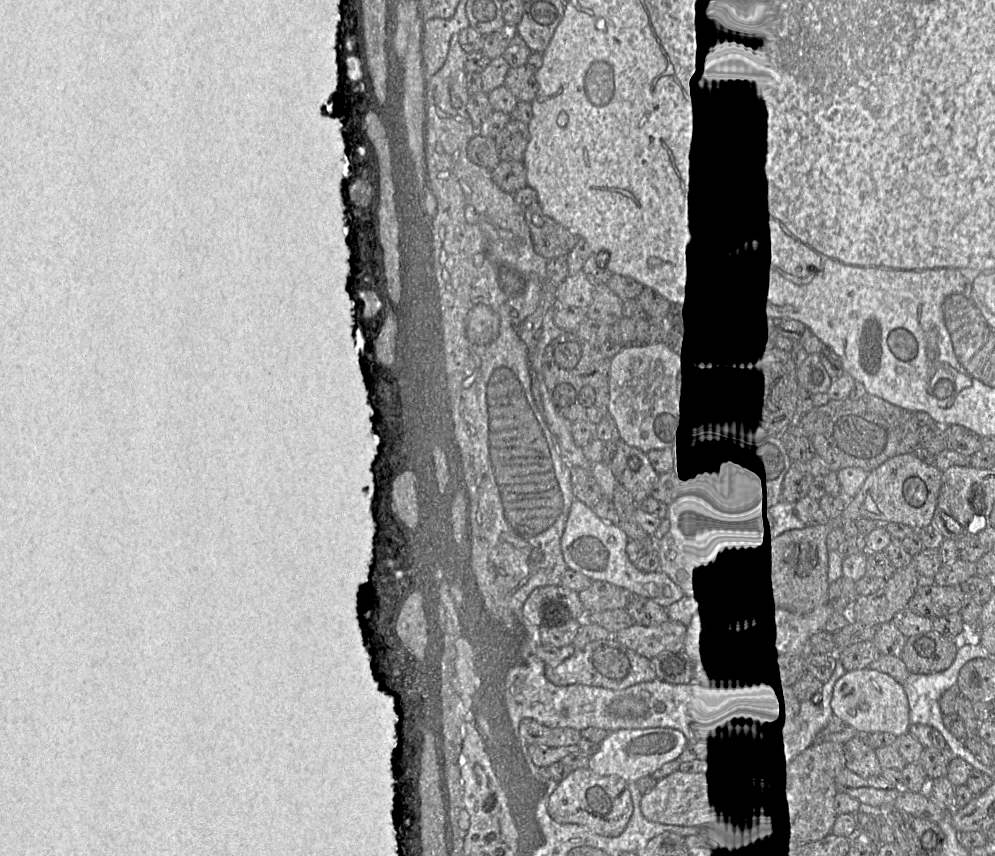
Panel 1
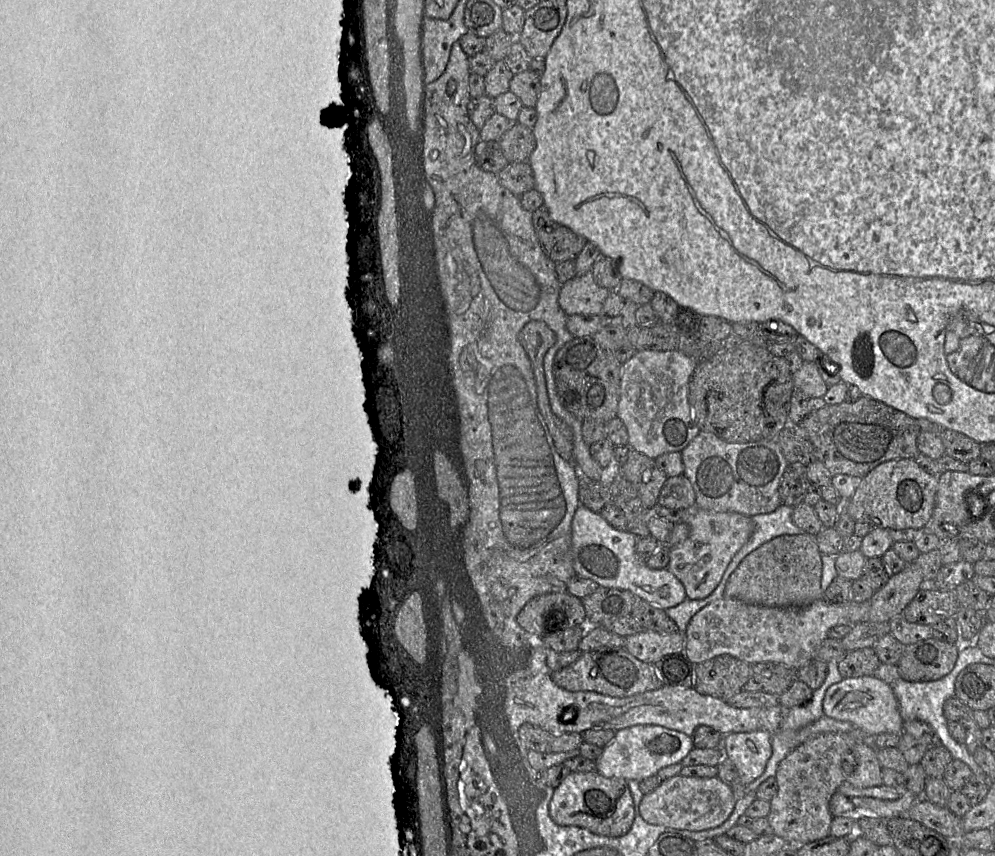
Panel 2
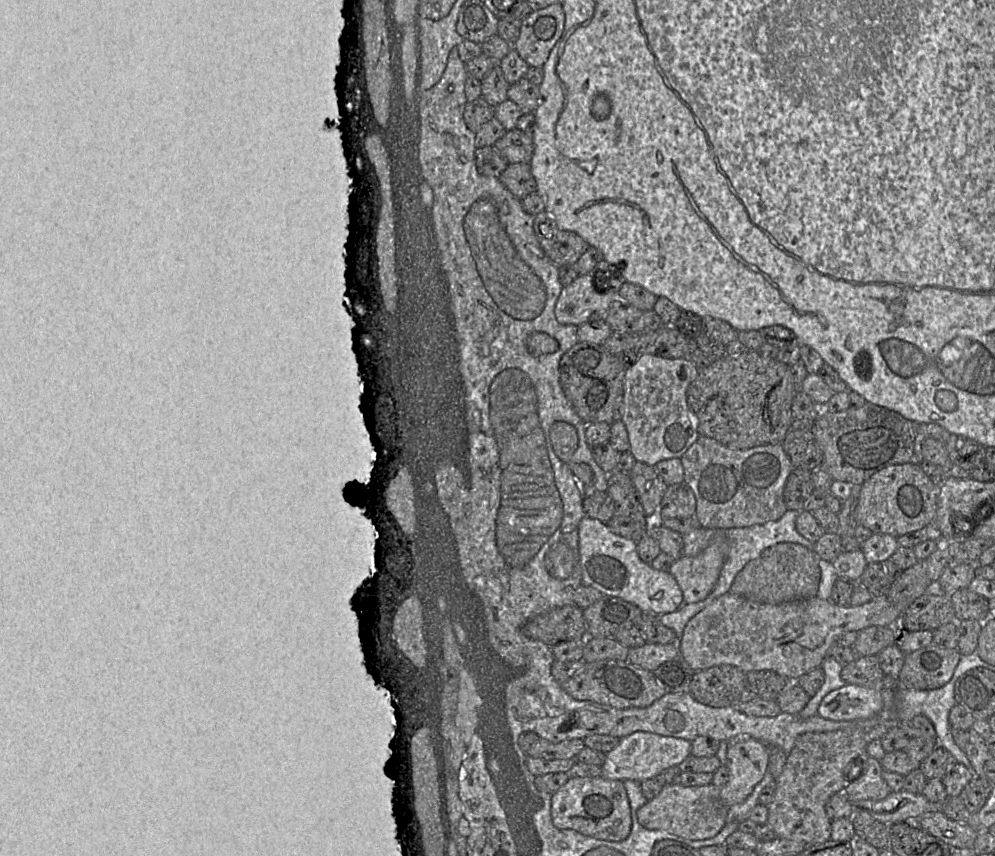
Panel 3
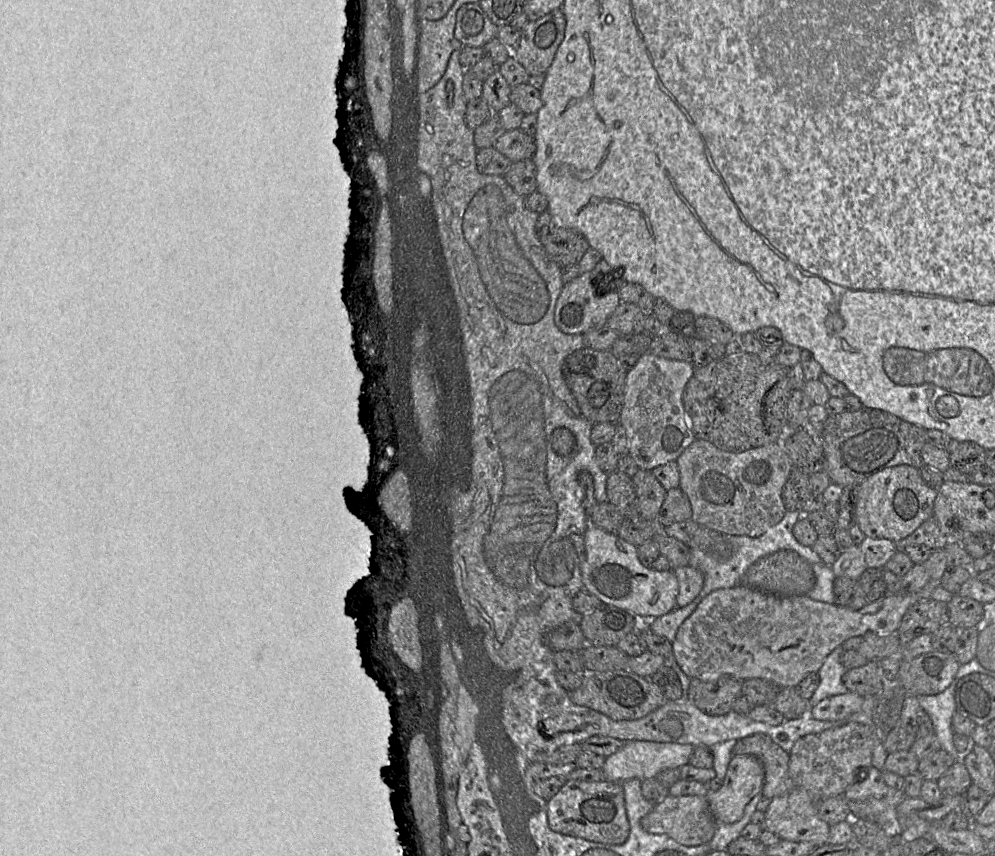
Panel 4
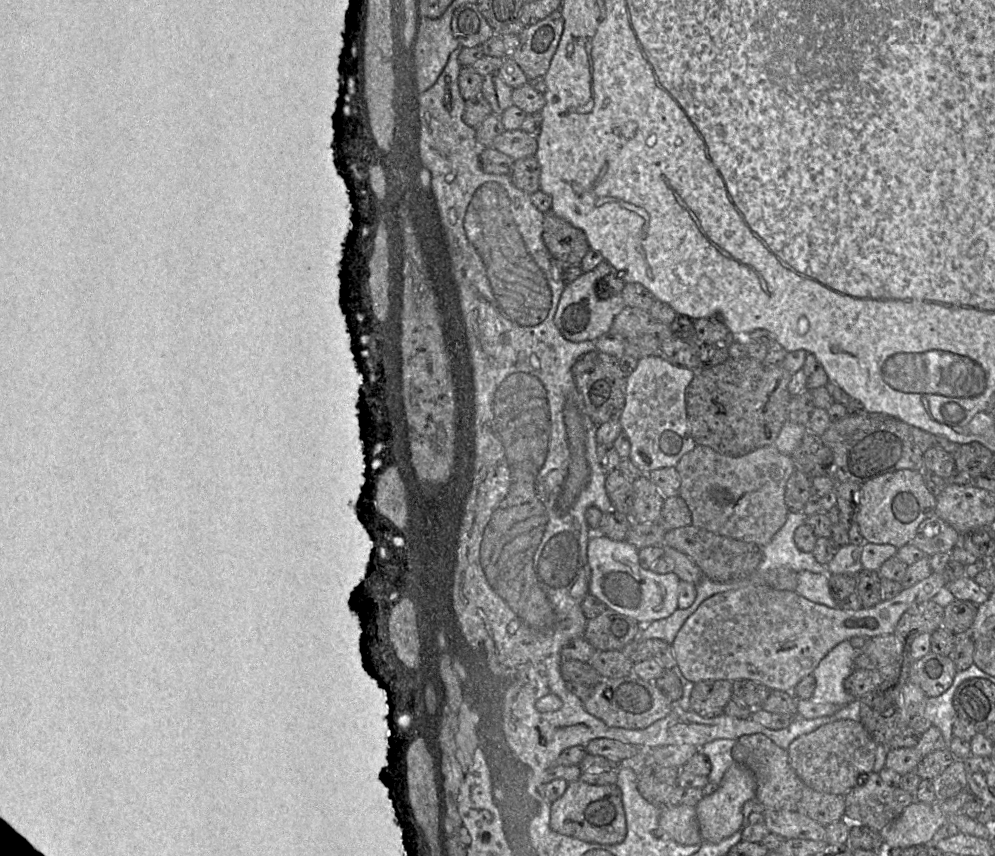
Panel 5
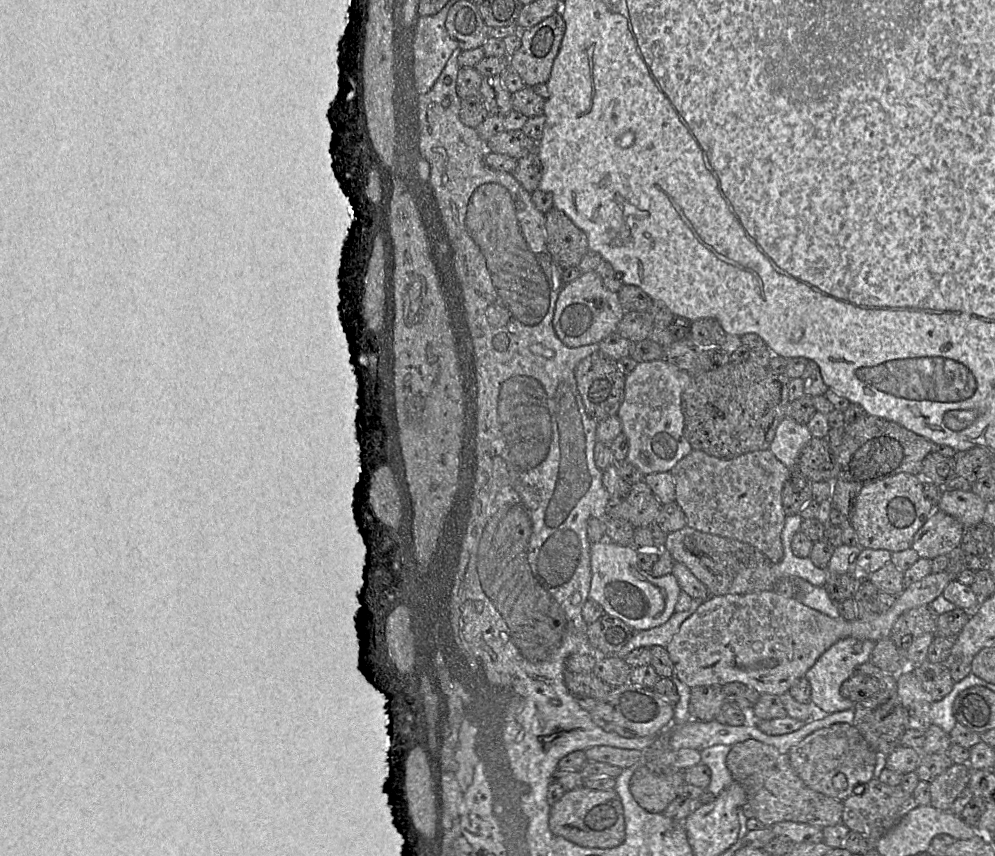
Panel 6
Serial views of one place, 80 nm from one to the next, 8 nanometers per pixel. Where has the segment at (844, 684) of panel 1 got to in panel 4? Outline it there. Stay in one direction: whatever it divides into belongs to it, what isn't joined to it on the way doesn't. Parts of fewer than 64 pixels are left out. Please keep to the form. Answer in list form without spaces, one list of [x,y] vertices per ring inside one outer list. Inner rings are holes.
[[[847,691],[844,694],[827,697],[809,709],[809,715],[817,720],[841,720],[859,711],[864,697]]]

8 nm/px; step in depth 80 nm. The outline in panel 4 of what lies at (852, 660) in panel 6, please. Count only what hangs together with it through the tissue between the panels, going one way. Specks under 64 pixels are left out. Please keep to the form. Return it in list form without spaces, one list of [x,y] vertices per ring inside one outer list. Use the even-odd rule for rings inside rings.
[[[837,647],[823,661],[819,671],[819,686],[808,700],[809,709],[819,703],[821,700],[834,695],[846,693],[848,690],[842,681],[842,676],[846,668],[841,663],[843,648]]]

